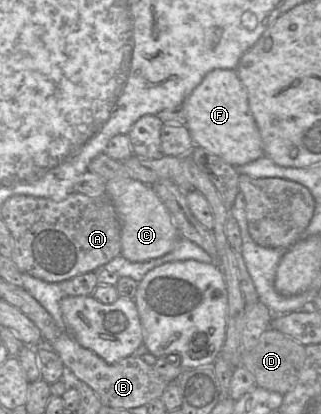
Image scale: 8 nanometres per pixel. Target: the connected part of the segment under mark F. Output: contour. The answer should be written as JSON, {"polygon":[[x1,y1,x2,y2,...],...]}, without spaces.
{"polygon":[[215,68,183,101,194,145,206,149,233,166,245,165,265,155,258,126,251,113,247,92,235,69]]}

